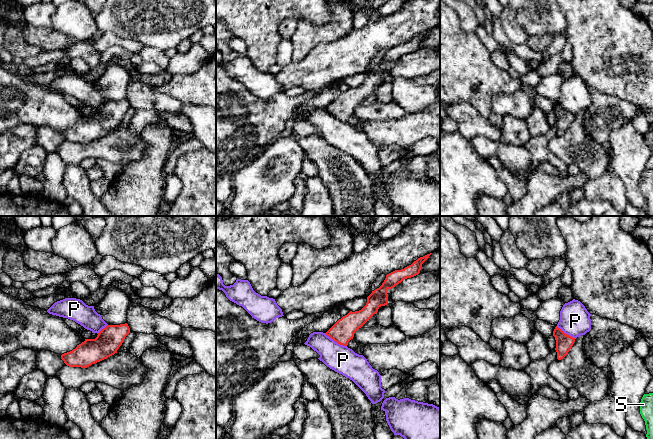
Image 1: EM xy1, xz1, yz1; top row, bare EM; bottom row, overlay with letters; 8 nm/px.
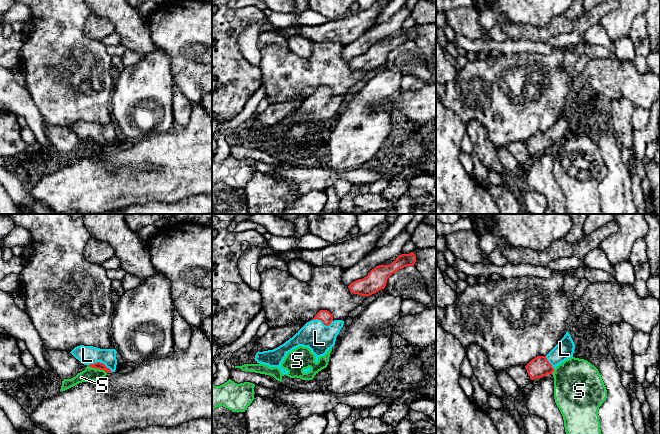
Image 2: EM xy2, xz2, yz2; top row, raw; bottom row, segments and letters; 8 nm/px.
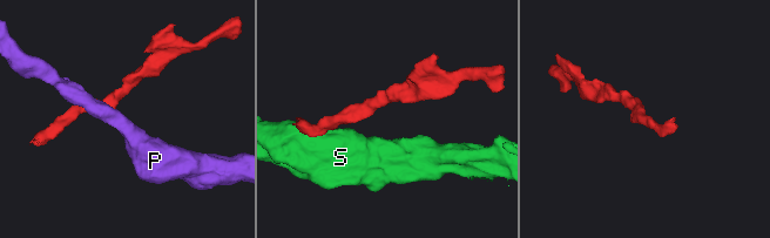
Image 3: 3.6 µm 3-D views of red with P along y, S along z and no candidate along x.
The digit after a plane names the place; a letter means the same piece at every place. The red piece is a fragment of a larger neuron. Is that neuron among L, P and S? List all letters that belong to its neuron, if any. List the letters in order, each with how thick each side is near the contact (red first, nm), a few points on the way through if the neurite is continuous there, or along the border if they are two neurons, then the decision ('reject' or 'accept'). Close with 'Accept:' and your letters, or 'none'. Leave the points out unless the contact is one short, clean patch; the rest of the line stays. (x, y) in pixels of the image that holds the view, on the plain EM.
L: 60/150 nm | across xy2 (98, 141), (99, 138), (94, 133), (87, 131) | accept
P: 180/220 nm | along xz1 (325, 109), (338, 119), (346, 122) | reject
S: 60/110 nm | along xy2 (87, 141), (102, 145), (106, 149) | reject
Accept: L

